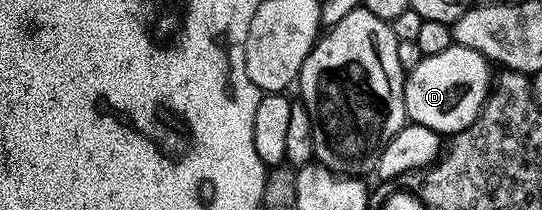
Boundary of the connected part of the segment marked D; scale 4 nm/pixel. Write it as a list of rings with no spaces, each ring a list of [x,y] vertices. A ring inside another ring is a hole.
[[[451,44],[439,55],[423,57],[405,78],[405,115],[440,135],[461,133],[481,114],[491,92],[491,63],[471,47]]]

